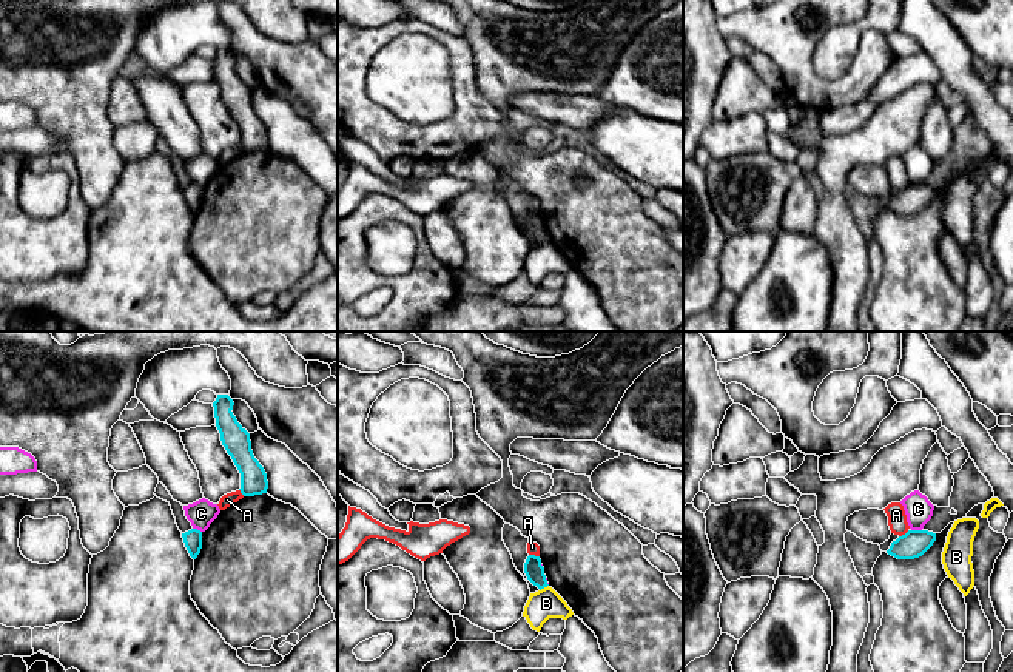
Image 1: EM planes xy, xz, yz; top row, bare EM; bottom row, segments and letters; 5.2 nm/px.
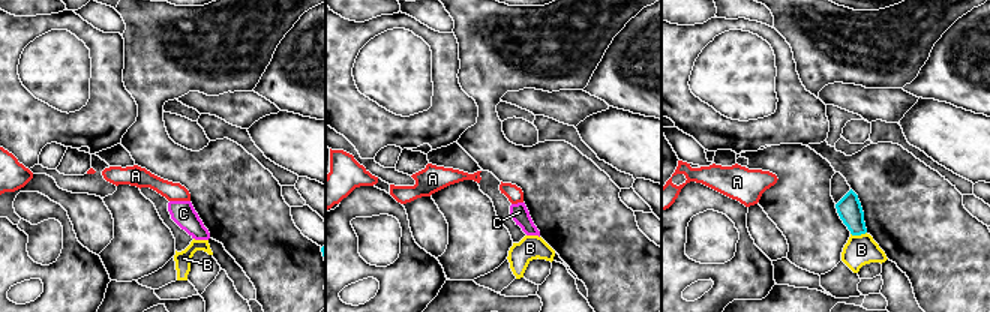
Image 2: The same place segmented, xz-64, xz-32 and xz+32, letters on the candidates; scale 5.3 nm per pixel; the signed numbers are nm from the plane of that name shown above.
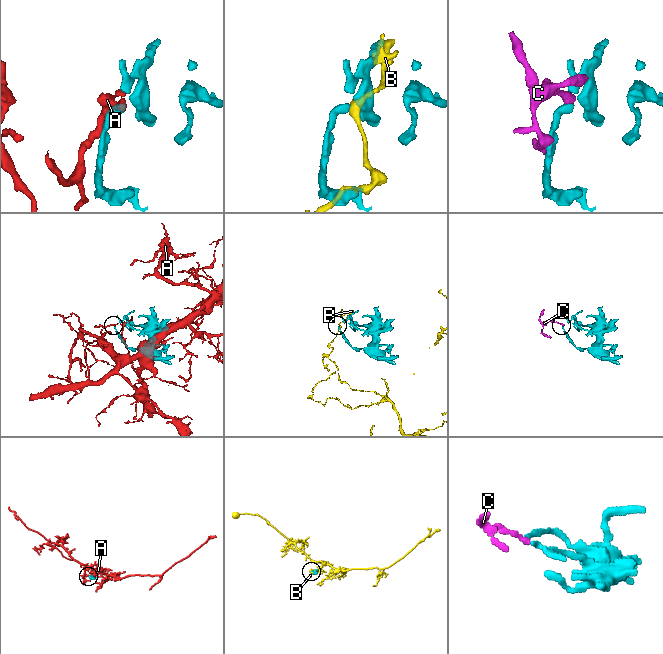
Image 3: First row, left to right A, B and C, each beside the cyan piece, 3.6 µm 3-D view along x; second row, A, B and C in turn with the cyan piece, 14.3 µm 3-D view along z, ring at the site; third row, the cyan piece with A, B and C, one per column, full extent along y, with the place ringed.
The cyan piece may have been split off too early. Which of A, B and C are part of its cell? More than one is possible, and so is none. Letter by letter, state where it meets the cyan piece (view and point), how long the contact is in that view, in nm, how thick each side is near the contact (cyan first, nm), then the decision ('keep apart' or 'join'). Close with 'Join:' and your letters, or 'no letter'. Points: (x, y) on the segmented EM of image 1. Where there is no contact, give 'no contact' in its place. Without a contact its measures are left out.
A: xz (534, 555) | 60 nm | 100/60 nm | keep apart
B: xz (543, 588) | 60 nm | 100/160 nm | keep apart
C: yz (916, 530) | 60 nm | 140/140 nm | keep apart
Join: no letter

